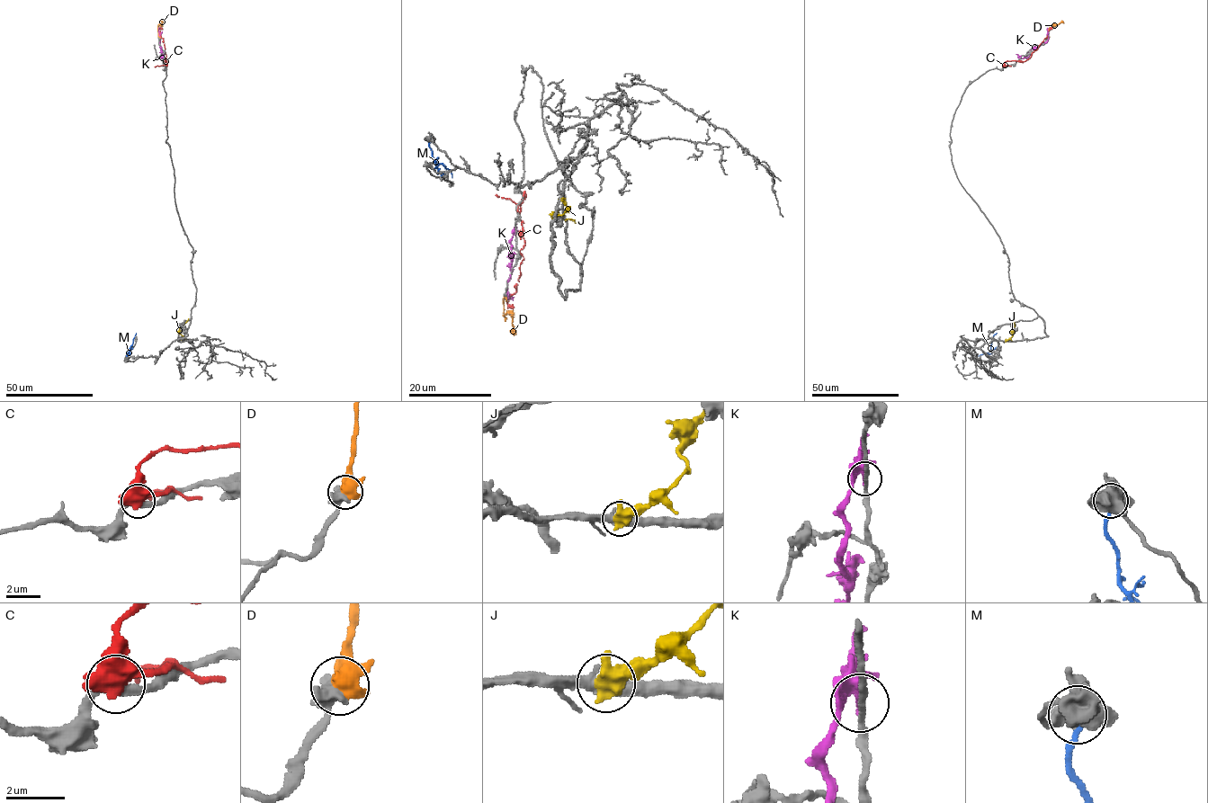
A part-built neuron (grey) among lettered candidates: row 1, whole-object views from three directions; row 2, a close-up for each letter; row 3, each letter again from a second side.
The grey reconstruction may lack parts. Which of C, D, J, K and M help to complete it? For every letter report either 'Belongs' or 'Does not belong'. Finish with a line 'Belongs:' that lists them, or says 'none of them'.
C: Does not belong
D: Belongs
J: Does not belong
K: Does not belong
M: Does not belong
Belongs: D

